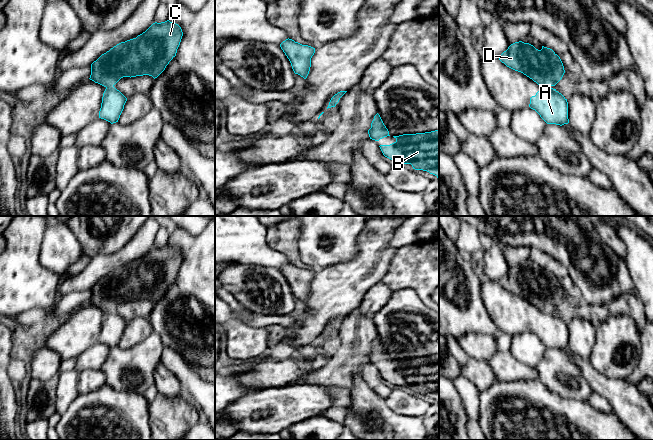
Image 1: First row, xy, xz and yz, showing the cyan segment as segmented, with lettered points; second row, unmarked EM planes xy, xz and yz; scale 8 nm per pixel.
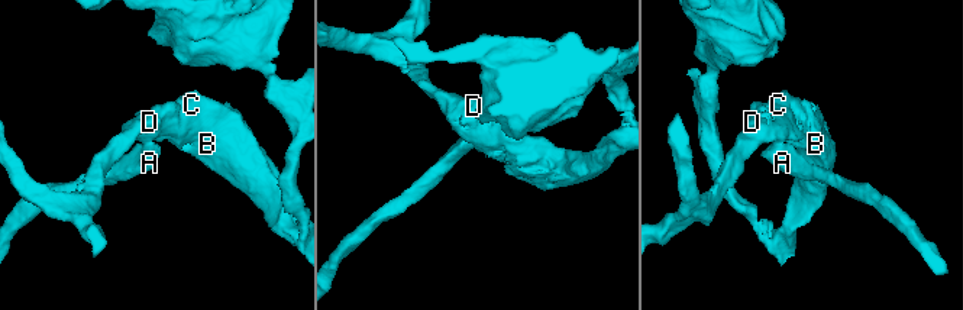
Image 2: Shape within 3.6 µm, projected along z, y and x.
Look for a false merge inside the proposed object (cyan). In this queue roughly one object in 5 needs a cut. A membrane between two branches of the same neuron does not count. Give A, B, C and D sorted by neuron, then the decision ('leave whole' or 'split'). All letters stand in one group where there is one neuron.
A / B C D; split

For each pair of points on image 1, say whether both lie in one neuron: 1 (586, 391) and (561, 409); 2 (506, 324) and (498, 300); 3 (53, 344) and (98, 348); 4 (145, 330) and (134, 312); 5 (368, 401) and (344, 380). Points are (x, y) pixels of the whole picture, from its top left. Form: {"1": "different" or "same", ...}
{"1": "different", "2": "same", "3": "different", "4": "different", "5": "different"}

